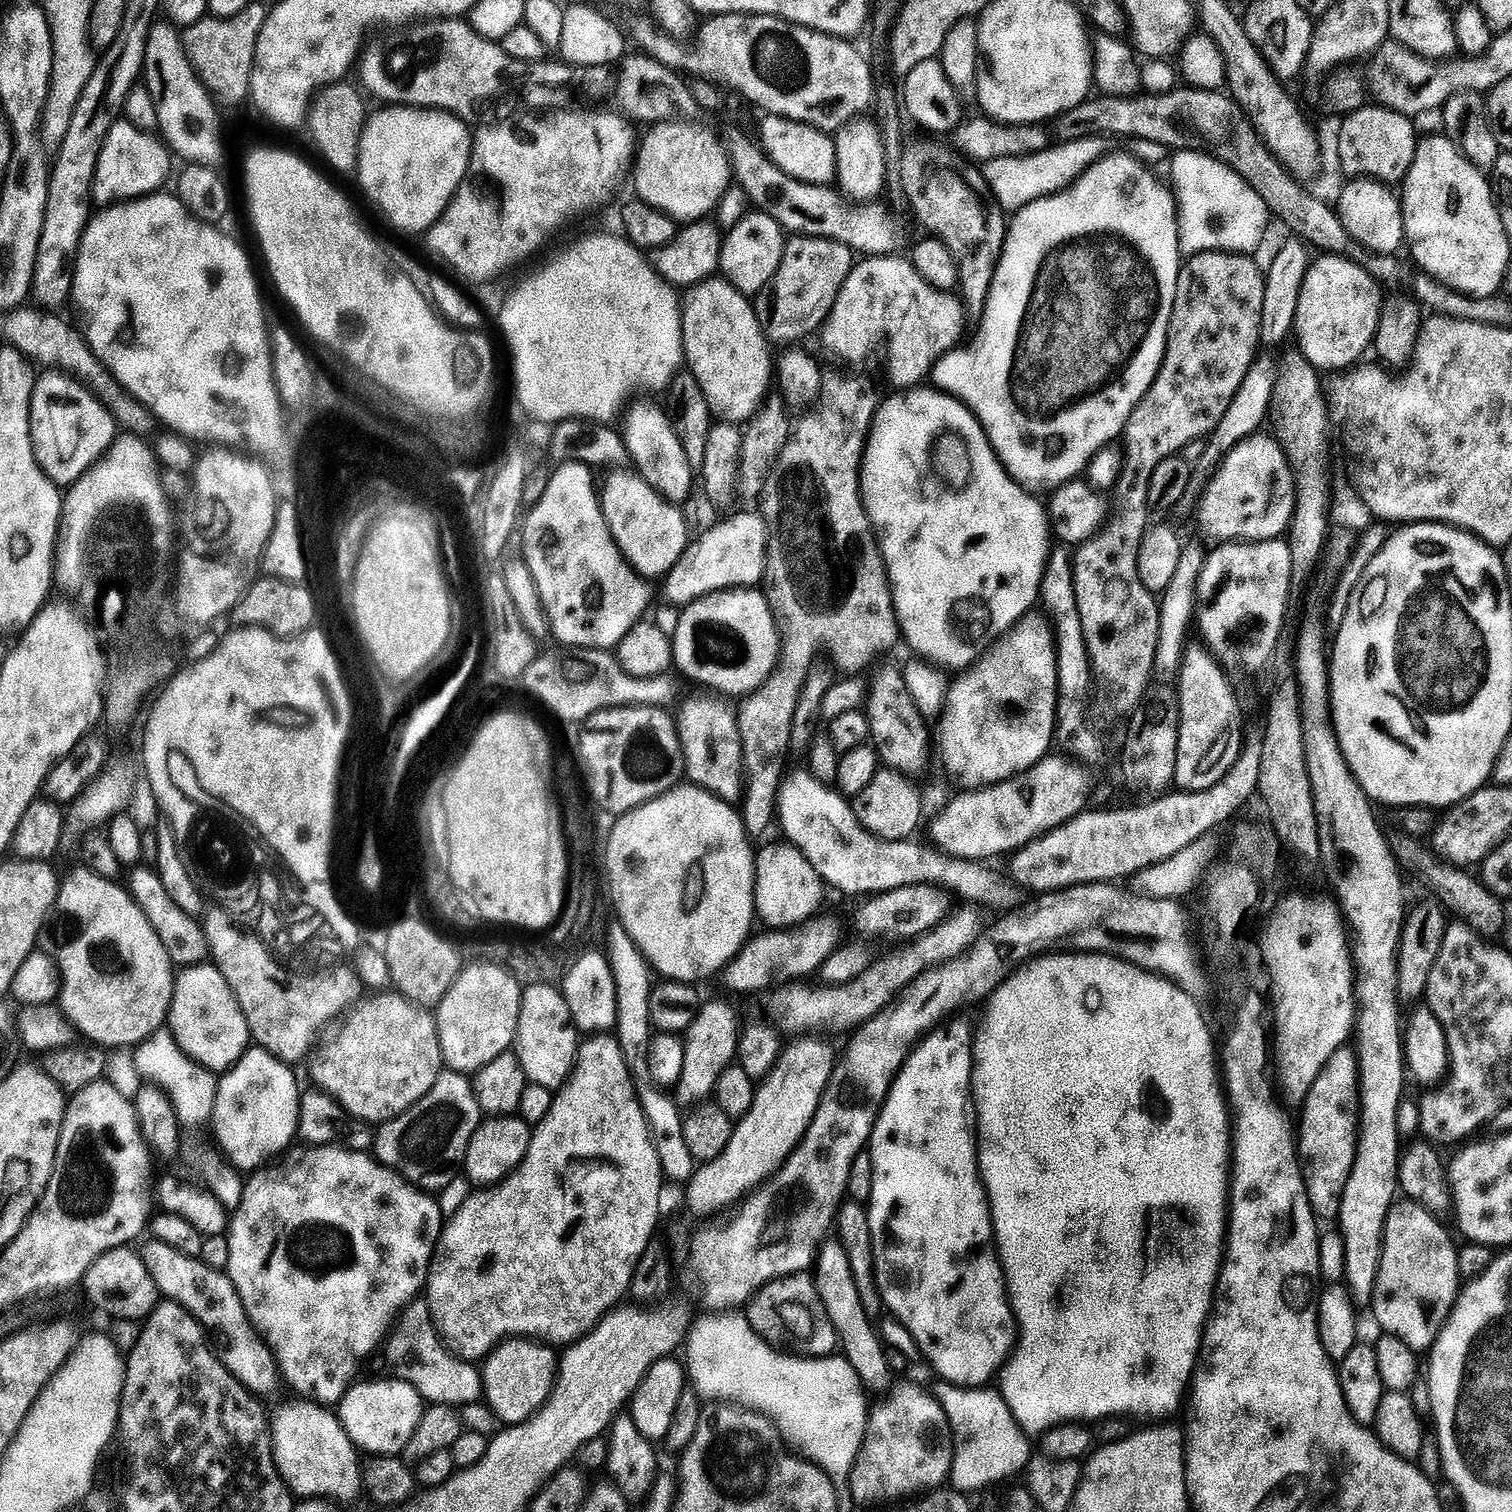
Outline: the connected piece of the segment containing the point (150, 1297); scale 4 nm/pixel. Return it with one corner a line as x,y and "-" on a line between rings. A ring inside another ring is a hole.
125,1246
99,1256
83,1278
82,1292
84,1288
89,1302
116,1320
144,1322
161,1303
162,1295
151,1278
150,1271
143,1264
141,1255
132,1253
132,1250
131,1247

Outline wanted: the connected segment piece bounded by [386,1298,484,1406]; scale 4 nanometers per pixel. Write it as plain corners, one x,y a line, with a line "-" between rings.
417,1298
400,1313
386,1340
388,1360
397,1377
406,1378
429,1405
465,1406
475,1404
484,1391
482,1372
475,1363
459,1359
444,1347
431,1324
428,1305

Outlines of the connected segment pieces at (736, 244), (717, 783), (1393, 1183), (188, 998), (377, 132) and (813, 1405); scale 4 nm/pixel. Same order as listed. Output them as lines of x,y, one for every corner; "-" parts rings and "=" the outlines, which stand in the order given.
752,210
741,215
732,228
727,229
721,246
719,271
723,279
735,286
743,296
756,298
760,291
767,289
776,279
776,271
782,262
785,229
767,211
=
692,700
678,715
680,744
684,747
684,771
695,787
733,806
744,798
746,777
737,717
720,700
=
1358,992
1358,1023
1354,1029
1354,1040
1360,1043
1358,1063
1362,1115
1356,1161
1346,1182
1338,1231
1344,1235
1346,1242
1346,1284
1355,1303
1362,1308
1371,1303
1380,1269
1380,1255
1384,1249
1384,1227
1389,1212
1398,1200
1402,1137
1396,1115
1398,1106
1405,1099
1404,1076
1406,1080
1401,1012
1392,992
=
211,963
197,964
194,968
185,968
176,977
176,989
172,995
172,1011
168,1013
167,1023
170,1034
176,1040
177,1046
191,1060
208,1069
213,1074
224,1074
243,1058
250,1048
250,1033
248,1023
220,971
=
388,106
385,112
369,115
364,125
364,136
360,140
360,162
358,177
364,192
388,215
392,224
404,232
427,233
448,209
452,197
460,191
472,167
473,133
468,132
461,117
438,108
417,108
415,106
=
708,1314
705,1320
697,1319
691,1325
686,1337
686,1376
696,1395
705,1401
724,1400
720,1402
749,1409
772,1420
783,1443
793,1453
817,1464
832,1479
837,1489
847,1489
852,1478
852,1467
864,1444
870,1415
870,1403
864,1397
866,1388
861,1383
859,1374
840,1354
809,1358
793,1356
784,1350
776,1352
780,1350
761,1338
743,1315
736,1315
740,1314

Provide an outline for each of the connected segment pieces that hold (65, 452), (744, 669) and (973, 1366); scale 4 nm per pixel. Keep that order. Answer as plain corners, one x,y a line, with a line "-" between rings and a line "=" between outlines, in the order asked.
55,370
44,375
37,379
36,388
32,392
32,449
36,461
40,463
40,468
49,480
64,486
71,483
81,472
87,471
89,466
95,463
96,454
111,445
112,439
117,437
118,425
108,409
79,381
=
735,587
727,591
714,591
708,596
683,605
682,613
676,620
676,632
672,637
672,658
675,667
680,667
684,676
705,684
708,688
717,688
725,697
743,698
756,691
772,674
779,655
779,633
776,620
772,617
772,608
767,595
760,596
756,590
=
960,1018
953,1019
951,1022
945,1023
943,1026
937,1027
928,1033
915,1048
912,1049
909,1057
904,1062
904,1067
896,1073
895,1080
892,1081
892,1089
888,1092
888,1098
884,1102
884,1107
880,1109
876,1117
876,1125
872,1131
872,1139
870,1141
870,1151
872,1153
872,1169
874,1170
874,1190
872,1198
868,1201
866,1207
868,1209
868,1217
870,1218
870,1234
874,1242
874,1262
876,1263
876,1285
880,1291
880,1299
883,1307
888,1308
893,1317
900,1321
902,1326
906,1326
906,1330
910,1330
910,1334
914,1338
914,1342
918,1342
920,1347
920,1355
926,1361
932,1363
934,1371
940,1375
941,1381
955,1384
958,1388
979,1388
989,1383
988,1379
995,1377
997,1373
1003,1369
1007,1359
1012,1355
1018,1343
1018,1325
1015,1316
1012,1315
1012,1306
1008,1302
1008,1289
1004,1283
1004,1272
1000,1269
1000,1257
996,1255
996,1242
992,1231
992,1208
988,1204
988,1191
984,1188
984,1182
980,1178
980,1157
978,1155
978,1136
974,1131
974,1120
970,1115
970,1093
972,1090
972,1046
974,1043
973,1029
968,1029
966,1025
960,1021

